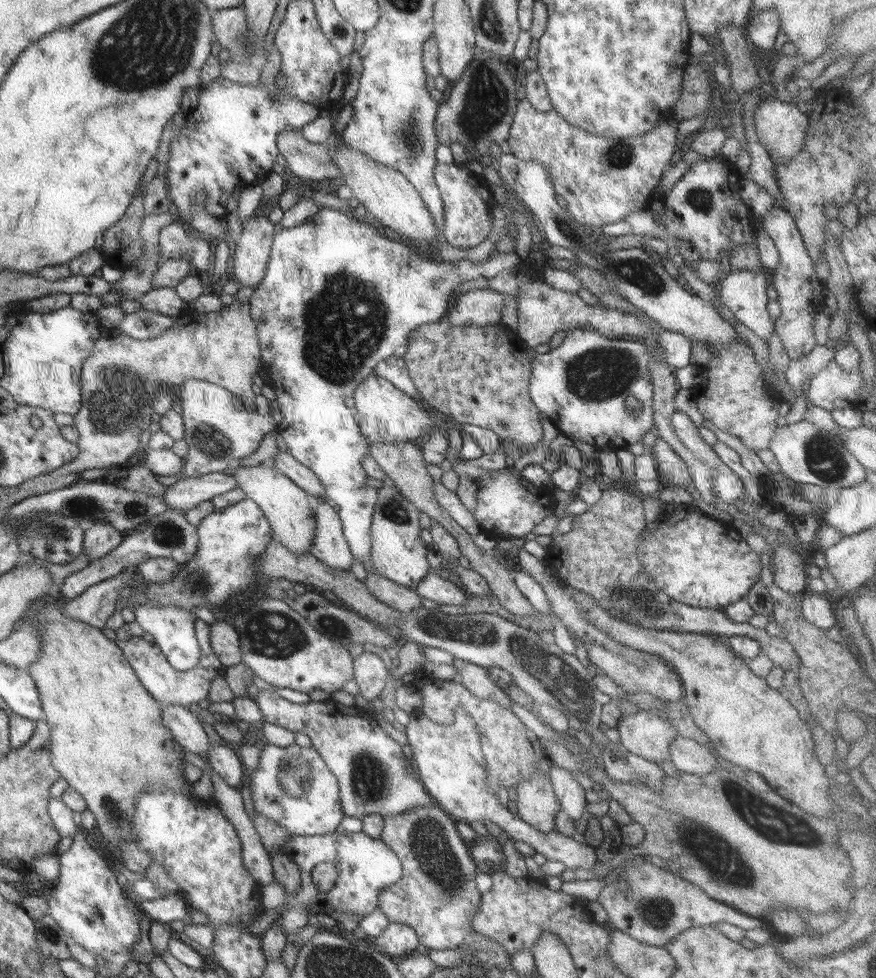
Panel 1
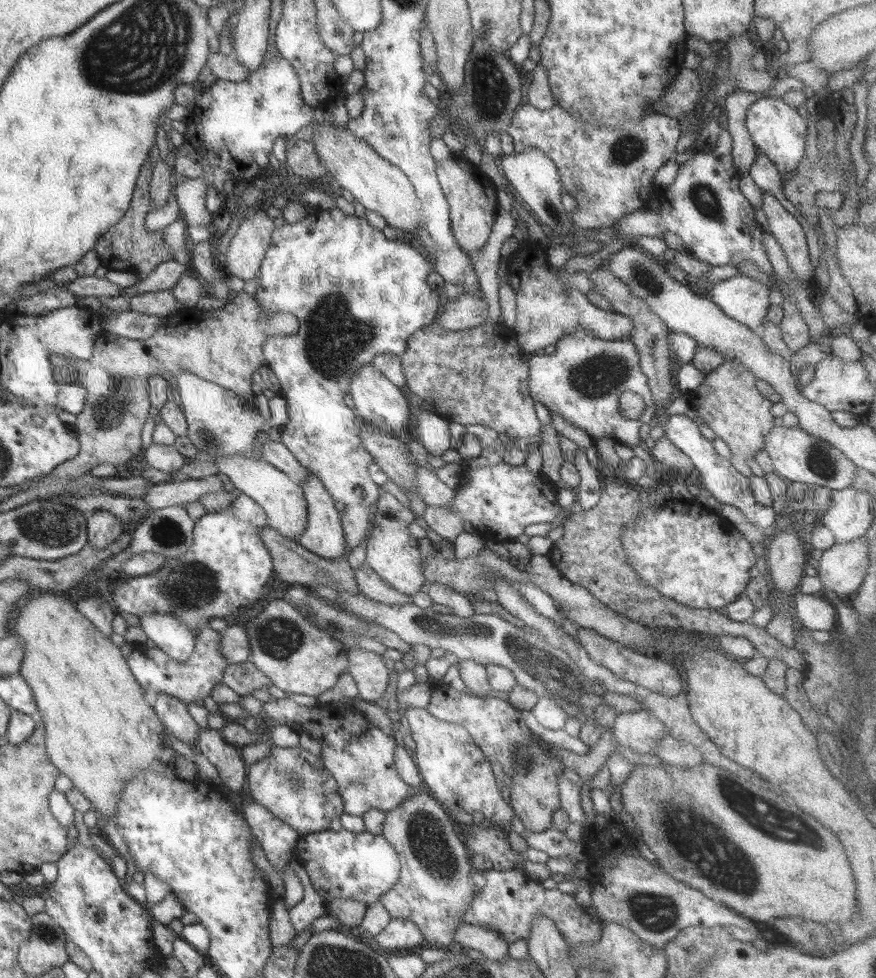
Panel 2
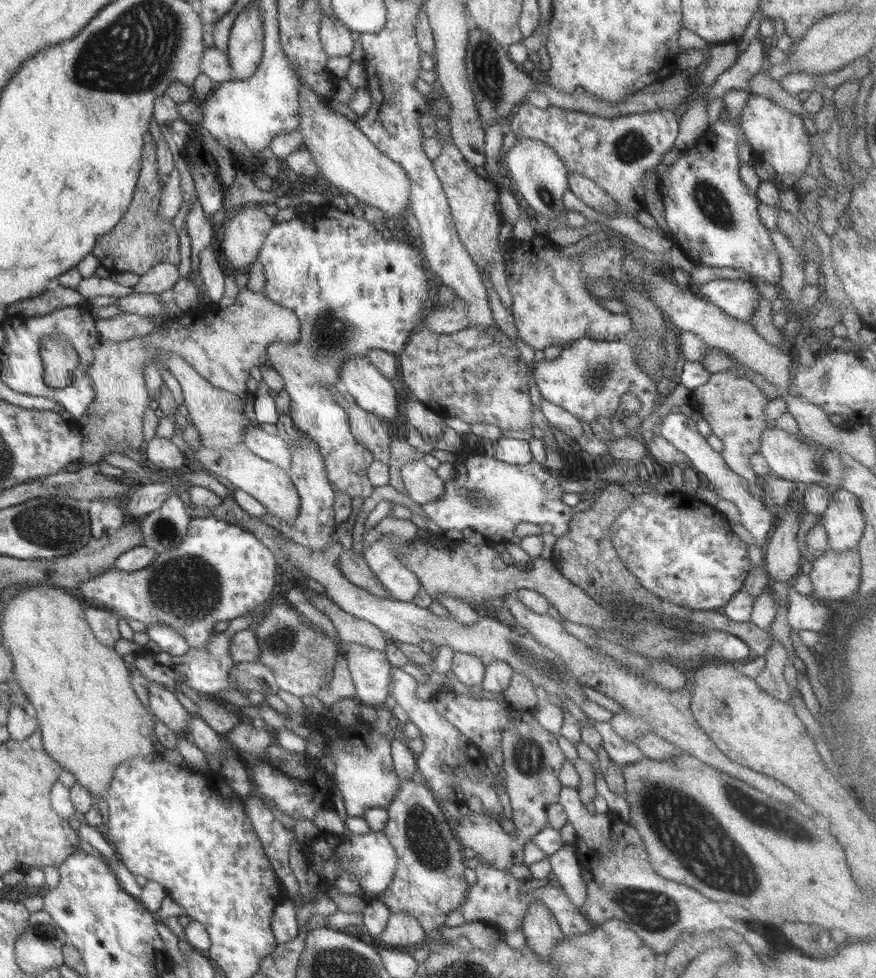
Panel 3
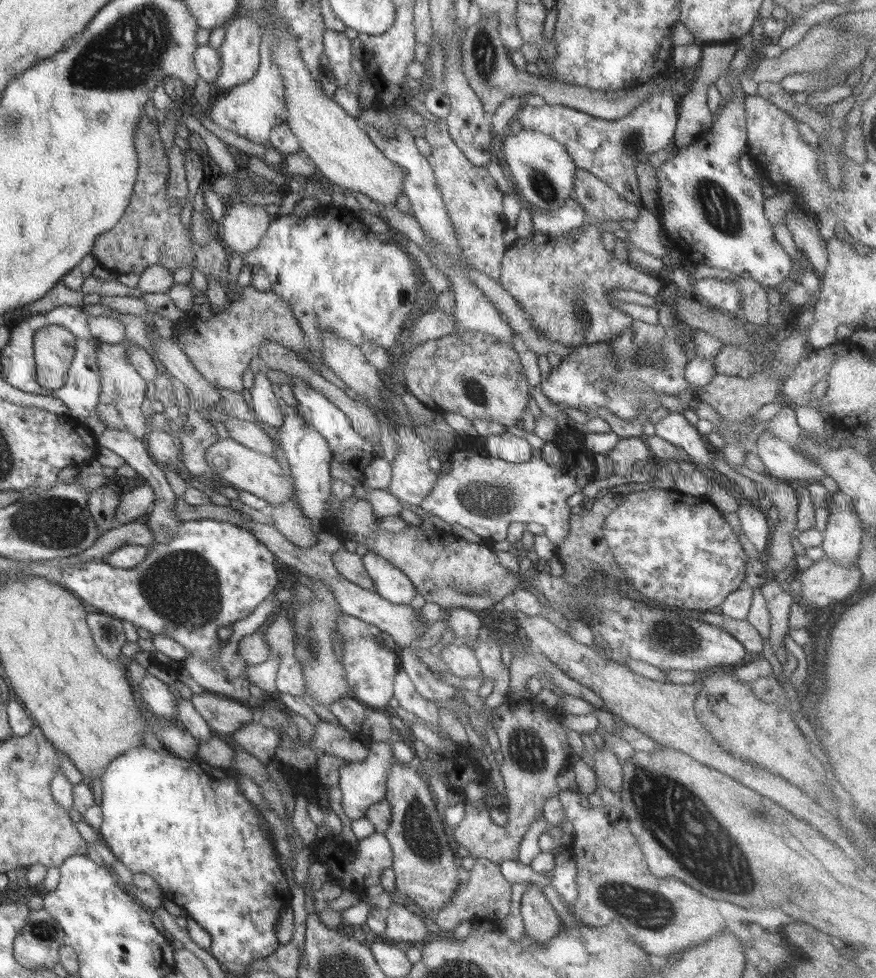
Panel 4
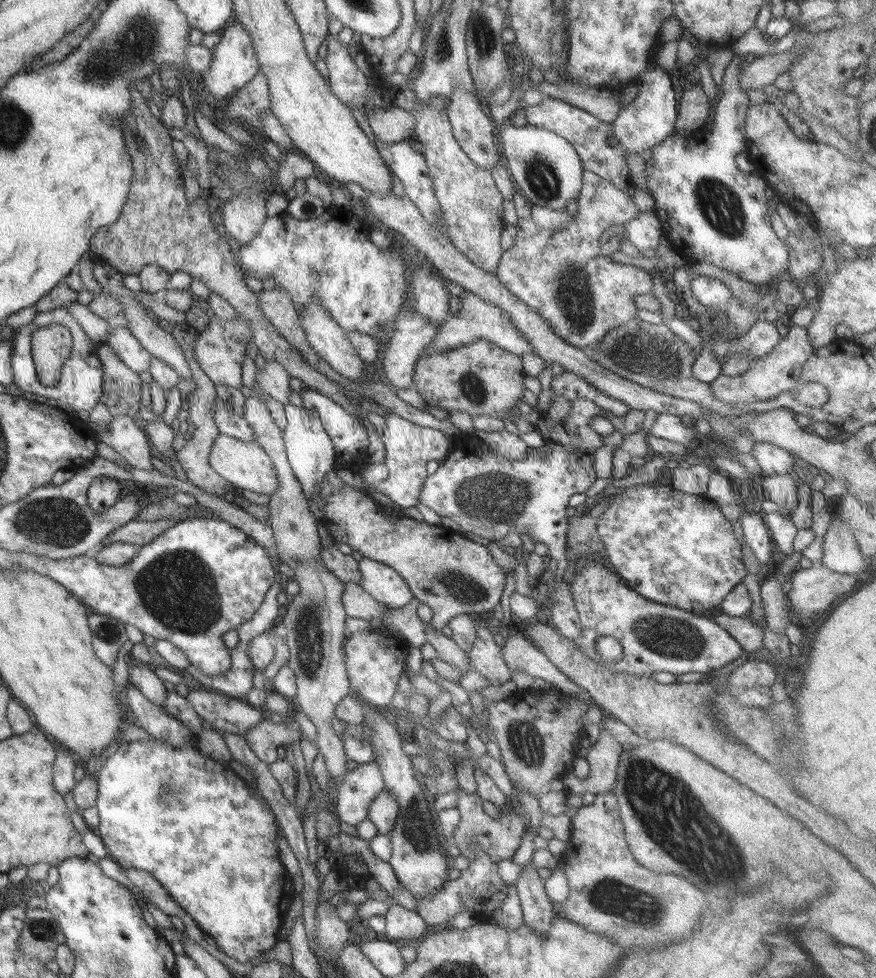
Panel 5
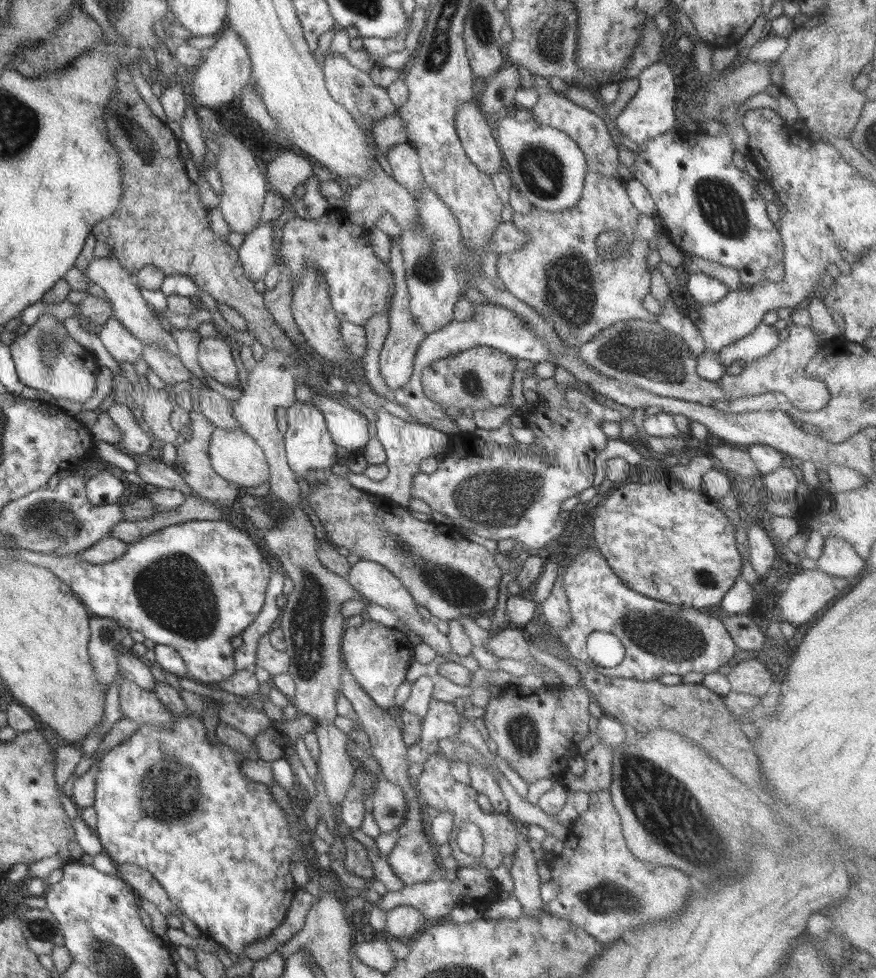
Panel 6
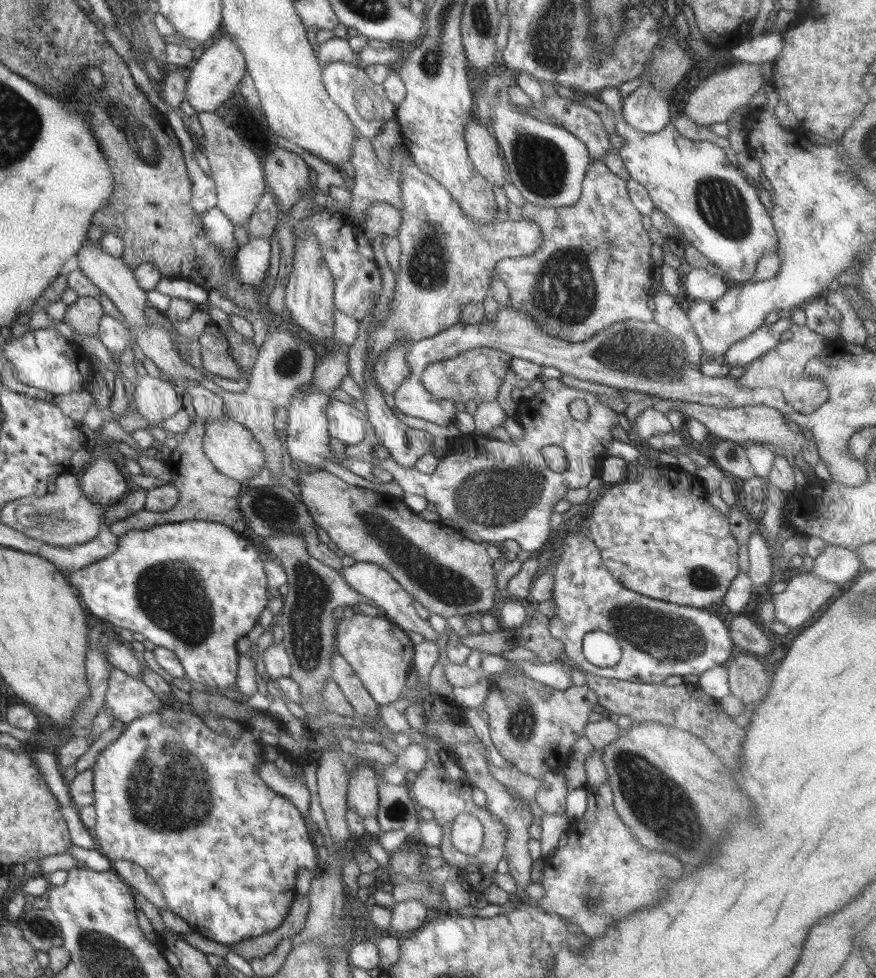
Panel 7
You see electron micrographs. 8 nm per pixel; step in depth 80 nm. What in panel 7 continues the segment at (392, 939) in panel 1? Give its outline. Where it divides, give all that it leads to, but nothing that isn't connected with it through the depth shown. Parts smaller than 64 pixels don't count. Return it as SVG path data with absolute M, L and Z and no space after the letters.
M407 900L395 904L391 908L389 932L391 935L400 935L408 930L416 930L430 919L431 913L419 900Z

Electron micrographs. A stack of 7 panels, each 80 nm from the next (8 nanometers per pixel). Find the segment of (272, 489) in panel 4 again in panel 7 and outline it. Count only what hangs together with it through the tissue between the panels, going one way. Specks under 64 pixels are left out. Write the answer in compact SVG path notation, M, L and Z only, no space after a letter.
M225 416L223 420L207 420L206 418L203 422L205 424L203 449L220 474L242 483L261 473L266 463L263 448L243 424L228 416Z

